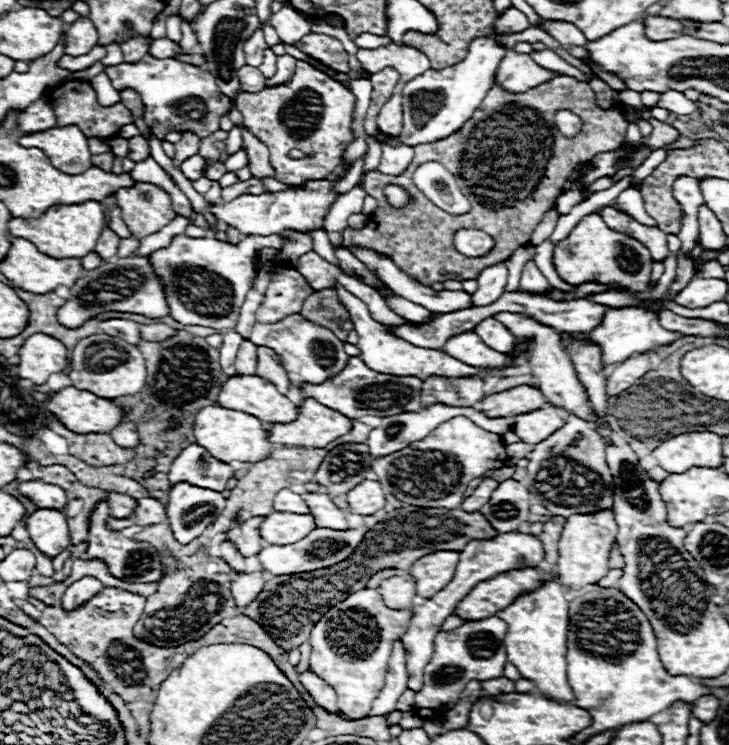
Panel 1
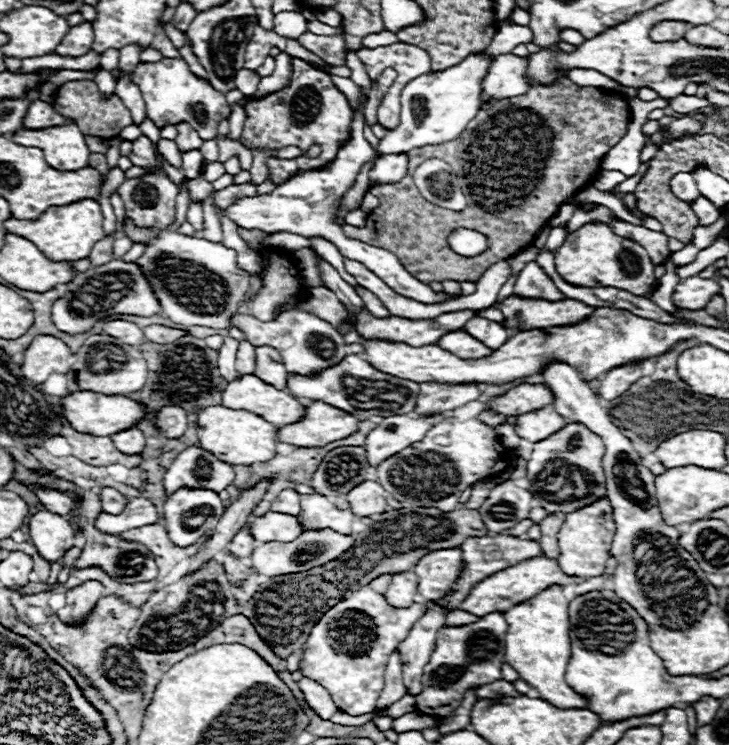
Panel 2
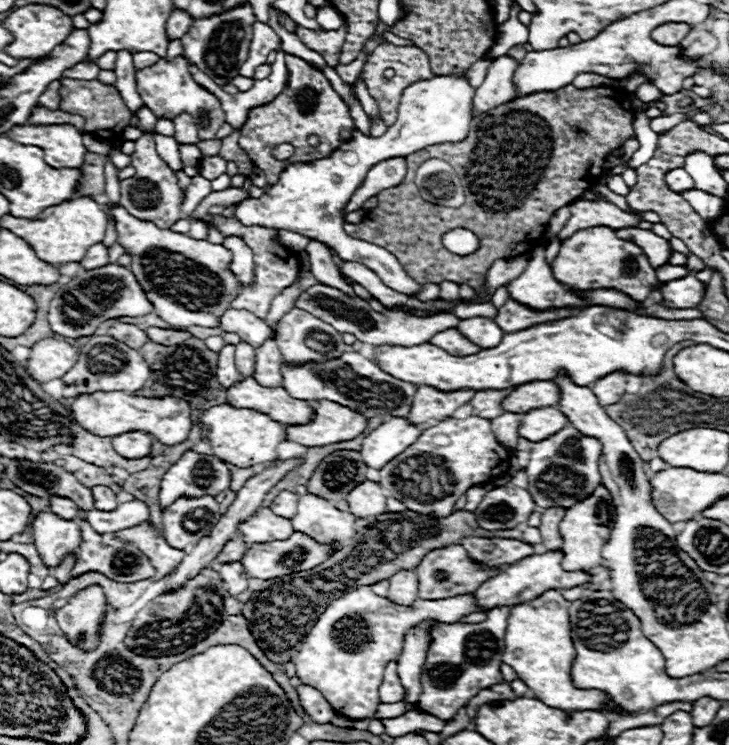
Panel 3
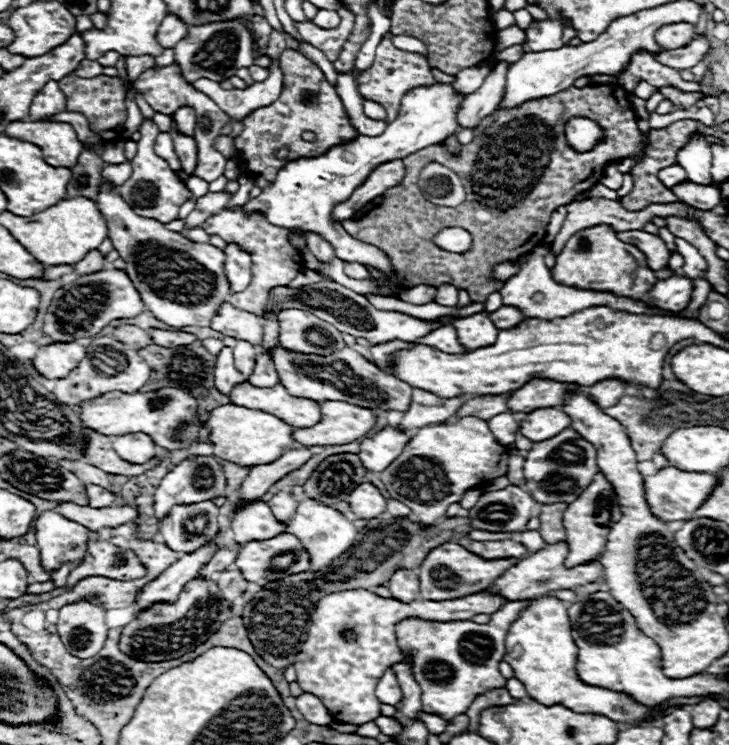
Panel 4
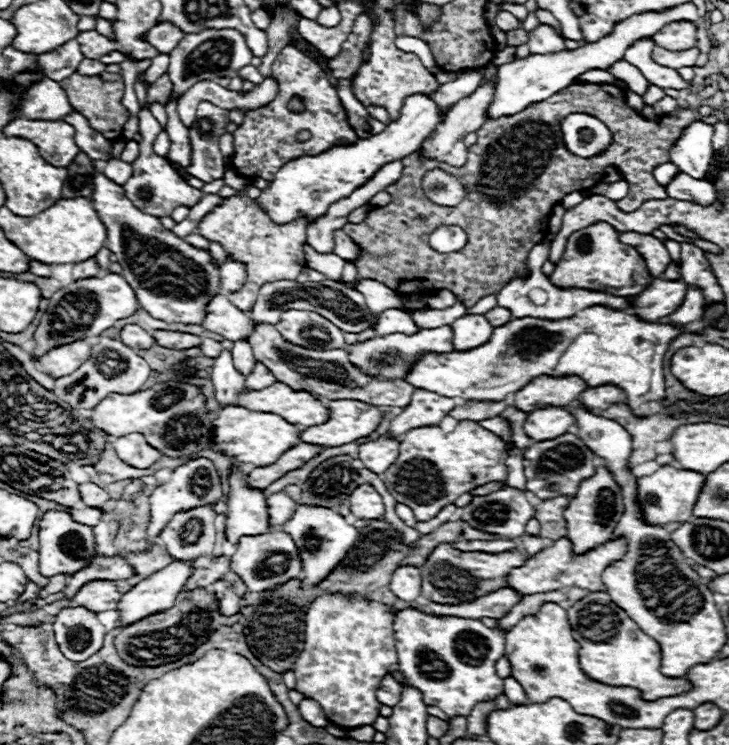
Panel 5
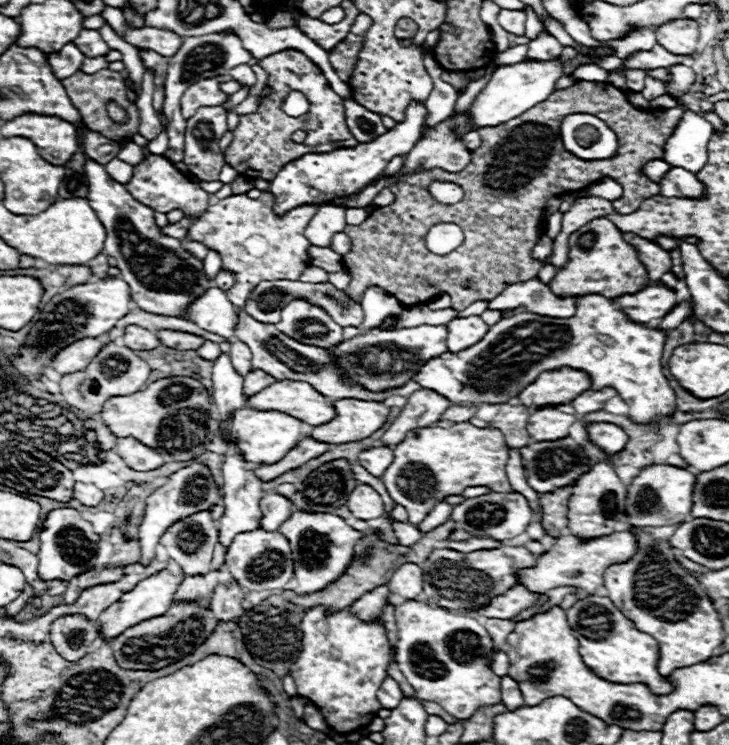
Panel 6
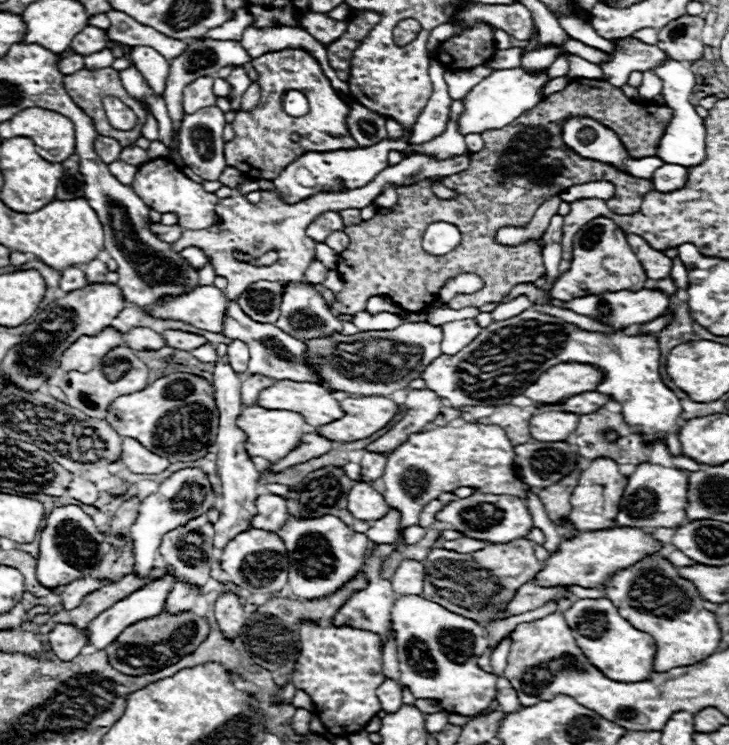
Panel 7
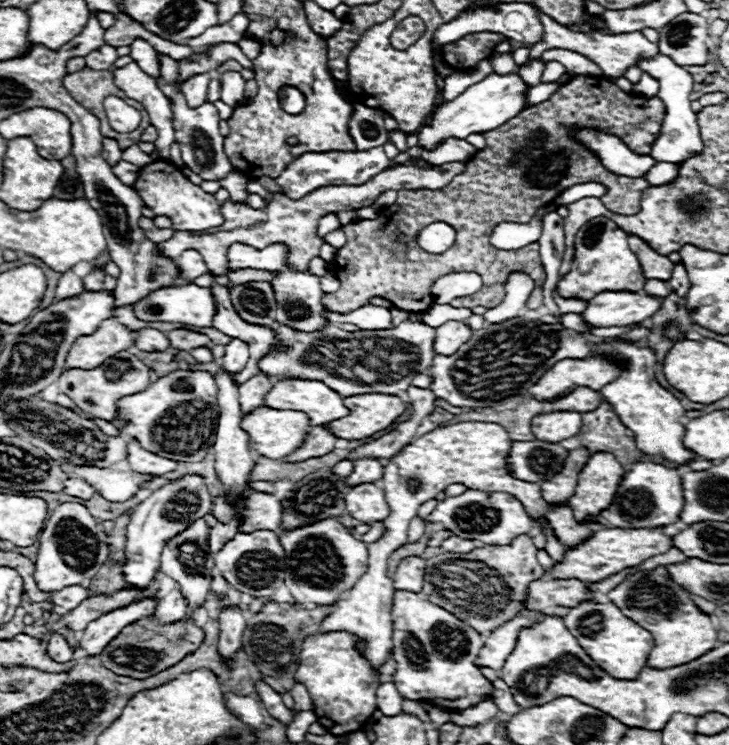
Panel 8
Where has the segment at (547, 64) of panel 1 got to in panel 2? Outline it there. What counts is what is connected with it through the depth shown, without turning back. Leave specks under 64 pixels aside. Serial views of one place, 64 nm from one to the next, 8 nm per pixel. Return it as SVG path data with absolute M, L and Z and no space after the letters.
M574 68L574 70L568 70L566 74L578 86L598 86L598 88L606 88L606 90L614 90L618 86L614 80L606 78L604 74L600 74L596 70L578 70L578 68Z

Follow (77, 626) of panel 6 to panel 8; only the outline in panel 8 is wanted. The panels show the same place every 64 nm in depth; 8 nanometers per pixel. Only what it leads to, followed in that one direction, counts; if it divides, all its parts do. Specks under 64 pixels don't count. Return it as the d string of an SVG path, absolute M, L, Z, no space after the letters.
M52 634L48 640L48 654L56 660L56 662L68 662L74 654L74 648L68 646L66 638L60 634Z

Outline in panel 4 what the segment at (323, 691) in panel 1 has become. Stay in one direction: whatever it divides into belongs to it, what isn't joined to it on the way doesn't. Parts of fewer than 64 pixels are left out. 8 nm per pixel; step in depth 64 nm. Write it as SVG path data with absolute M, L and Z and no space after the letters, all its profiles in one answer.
M310 692L300 694L296 698L296 706L302 712L302 716L312 724L324 724L326 726L326 724L332 724L332 720L334 720L332 714L328 712L328 708L320 702L320 698L310 694Z

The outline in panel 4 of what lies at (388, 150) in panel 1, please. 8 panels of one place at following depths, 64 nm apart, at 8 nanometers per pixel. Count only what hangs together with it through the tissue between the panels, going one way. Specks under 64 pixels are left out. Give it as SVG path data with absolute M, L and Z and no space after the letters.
M390 160L386 164L380 164L378 168L374 168L374 172L370 172L368 180L356 188L356 192L350 196L350 200L346 200L344 204L338 204L334 208L334 218L344 222L348 218L354 216L354 212L362 210L372 198L380 196L384 190L396 186L402 182L404 178L404 162L402 160Z

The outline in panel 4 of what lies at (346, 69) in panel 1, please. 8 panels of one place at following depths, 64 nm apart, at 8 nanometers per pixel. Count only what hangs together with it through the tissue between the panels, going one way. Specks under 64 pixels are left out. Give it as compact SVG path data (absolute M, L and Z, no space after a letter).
M344 6L338 9L338 13L342 19L340 26L338 28L332 28L332 30L318 28L312 22L294 22L294 28L300 32L300 38L304 42L308 42L310 46L322 50L322 54L330 62L336 62L336 58L340 54L340 48L348 40L350 32L352 32L352 24L354 24L352 12L348 12Z

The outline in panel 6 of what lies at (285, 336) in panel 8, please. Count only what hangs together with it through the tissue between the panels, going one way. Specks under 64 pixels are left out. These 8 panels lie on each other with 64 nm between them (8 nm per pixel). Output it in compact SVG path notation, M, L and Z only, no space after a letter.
M416 326L416 328L400 328L400 330L376 330L376 332L346 340L346 342L330 348L330 350L334 350L338 354L340 366L354 380L362 382L370 390L384 390L384 388L394 388L394 386L406 384L428 358L448 352L446 336L448 336L446 326Z

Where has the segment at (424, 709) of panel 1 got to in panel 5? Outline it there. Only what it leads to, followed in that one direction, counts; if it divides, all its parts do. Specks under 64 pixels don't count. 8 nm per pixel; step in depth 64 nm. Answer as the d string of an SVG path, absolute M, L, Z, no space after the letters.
M544 592L534 596L524 596L516 606L508 610L506 616L498 618L498 628L488 628L480 620L460 620L450 616L428 616L414 608L398 612L394 620L398 666L404 678L420 688L426 706L438 706L446 716L468 716L472 706L482 700L496 698L502 694L504 680L496 674L496 660L504 656L506 632L524 616L536 612L544 600L564 602L568 596L564 592Z

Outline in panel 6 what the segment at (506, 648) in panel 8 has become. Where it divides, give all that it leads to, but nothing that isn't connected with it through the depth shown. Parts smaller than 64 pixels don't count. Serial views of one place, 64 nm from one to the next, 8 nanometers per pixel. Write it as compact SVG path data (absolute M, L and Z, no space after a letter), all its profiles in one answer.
M498 652L498 654L496 654L496 660L492 662L492 670L494 670L498 676L506 676L506 674L508 674L508 668L510 668L510 662L508 662L506 652Z

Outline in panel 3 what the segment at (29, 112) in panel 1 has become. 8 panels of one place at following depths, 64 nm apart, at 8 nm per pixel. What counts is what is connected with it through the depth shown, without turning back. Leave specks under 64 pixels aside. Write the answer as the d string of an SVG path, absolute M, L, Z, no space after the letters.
M34 106L32 114L28 118L28 124L76 124L76 128L80 128L80 132L82 132L84 118L68 114L68 112L64 114L60 110L48 110L42 106Z

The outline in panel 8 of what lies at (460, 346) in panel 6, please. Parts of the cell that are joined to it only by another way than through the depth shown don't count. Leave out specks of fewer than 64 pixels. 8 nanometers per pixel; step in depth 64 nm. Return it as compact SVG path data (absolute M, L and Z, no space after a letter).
M446 322L440 328L436 328L436 342L434 342L434 350L436 354L444 354L444 356L452 356L454 352L458 352L458 348L468 342L472 338L472 328L466 322Z

